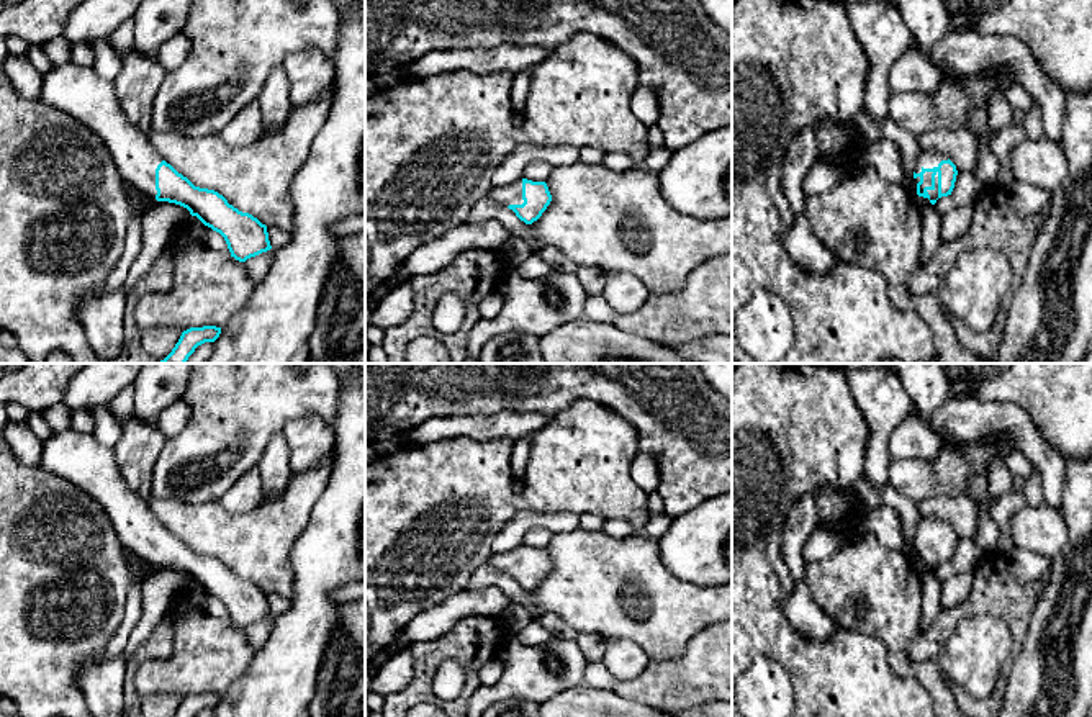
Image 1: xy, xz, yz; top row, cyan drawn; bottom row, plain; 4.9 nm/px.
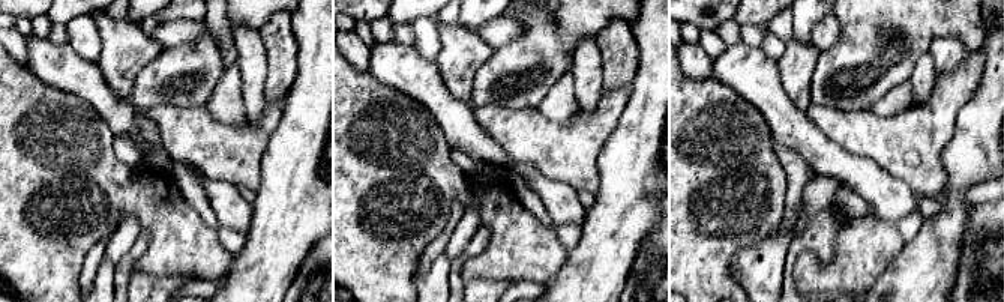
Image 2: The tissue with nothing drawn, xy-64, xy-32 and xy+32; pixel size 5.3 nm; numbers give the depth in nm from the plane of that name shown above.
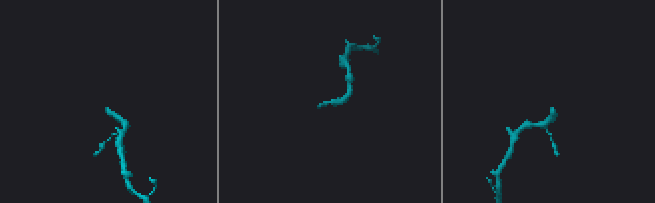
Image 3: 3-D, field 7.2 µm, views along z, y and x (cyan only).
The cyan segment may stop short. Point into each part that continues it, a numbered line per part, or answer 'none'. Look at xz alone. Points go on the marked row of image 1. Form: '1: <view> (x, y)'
1: xz (511, 193)

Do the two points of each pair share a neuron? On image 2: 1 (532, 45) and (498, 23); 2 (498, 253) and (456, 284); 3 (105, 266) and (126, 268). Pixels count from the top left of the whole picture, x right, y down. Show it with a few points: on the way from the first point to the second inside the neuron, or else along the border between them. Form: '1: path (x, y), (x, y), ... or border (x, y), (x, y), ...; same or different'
1: border (505, 44), (494, 50); different
2: border (483, 224), (489, 230), (489, 244), (479, 254); different
3: border (116, 265), (113, 286); different

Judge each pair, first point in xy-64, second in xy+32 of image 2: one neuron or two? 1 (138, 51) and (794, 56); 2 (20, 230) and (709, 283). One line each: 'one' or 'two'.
1: one
2: one

